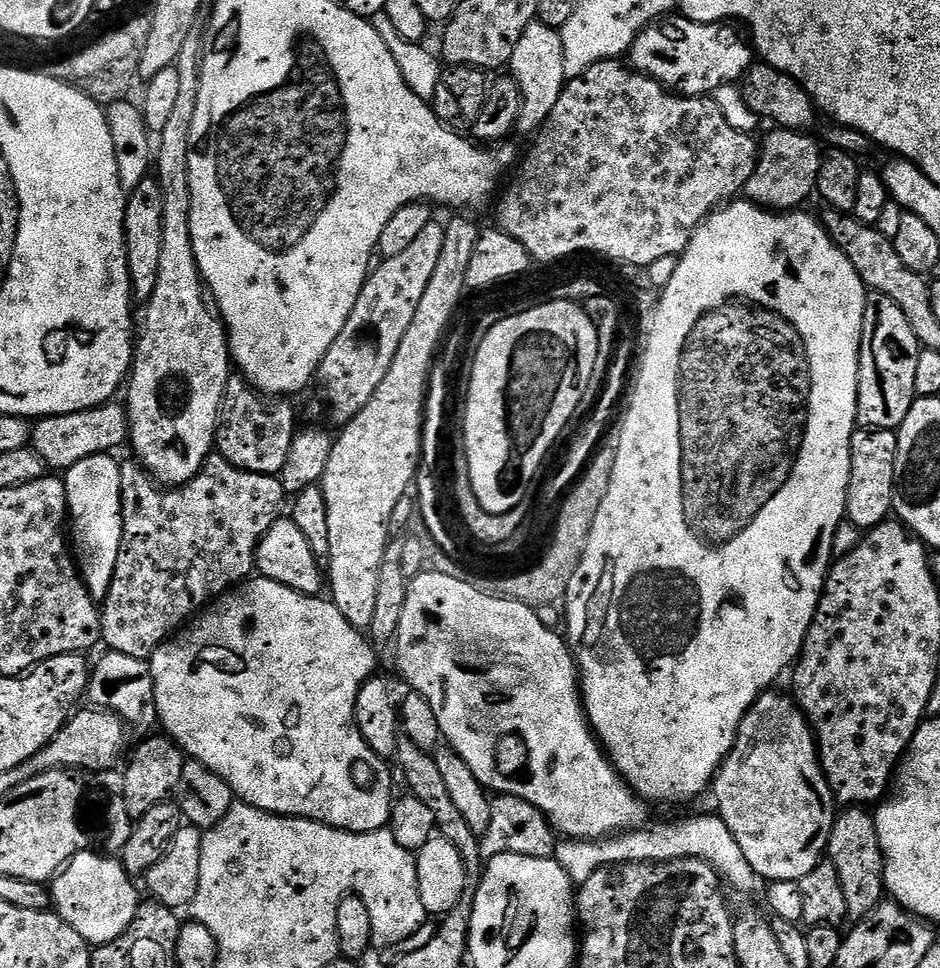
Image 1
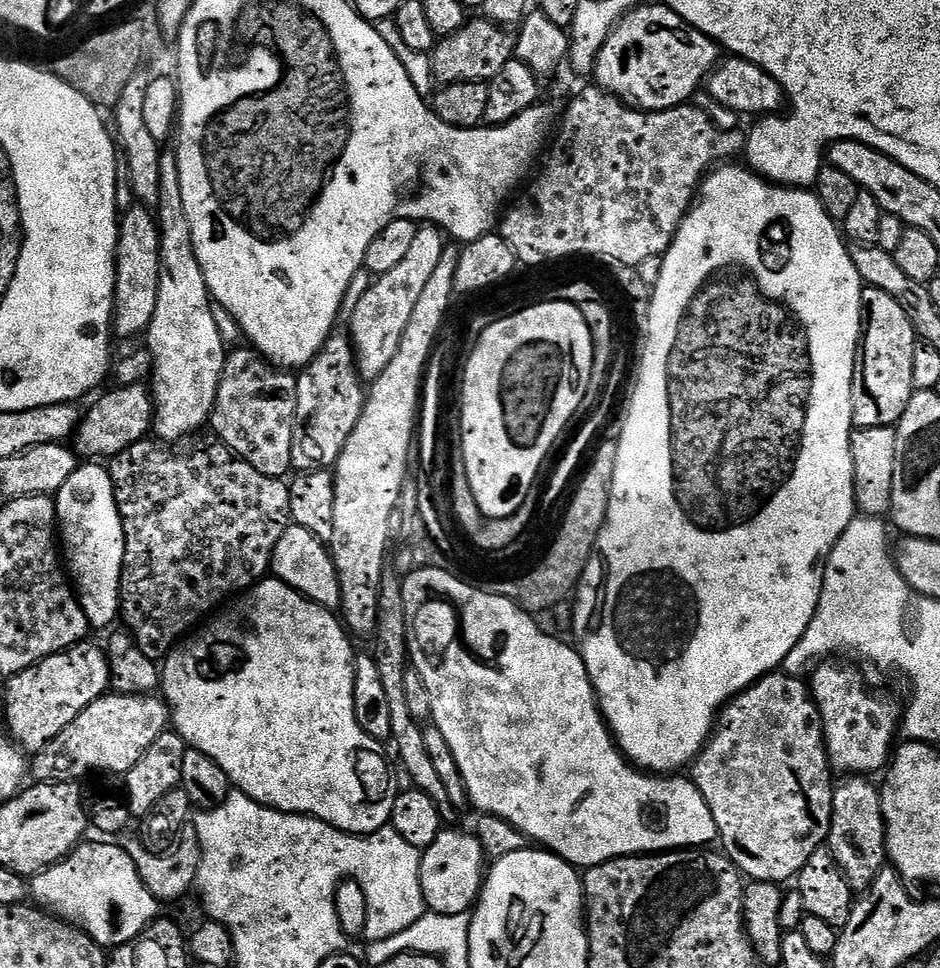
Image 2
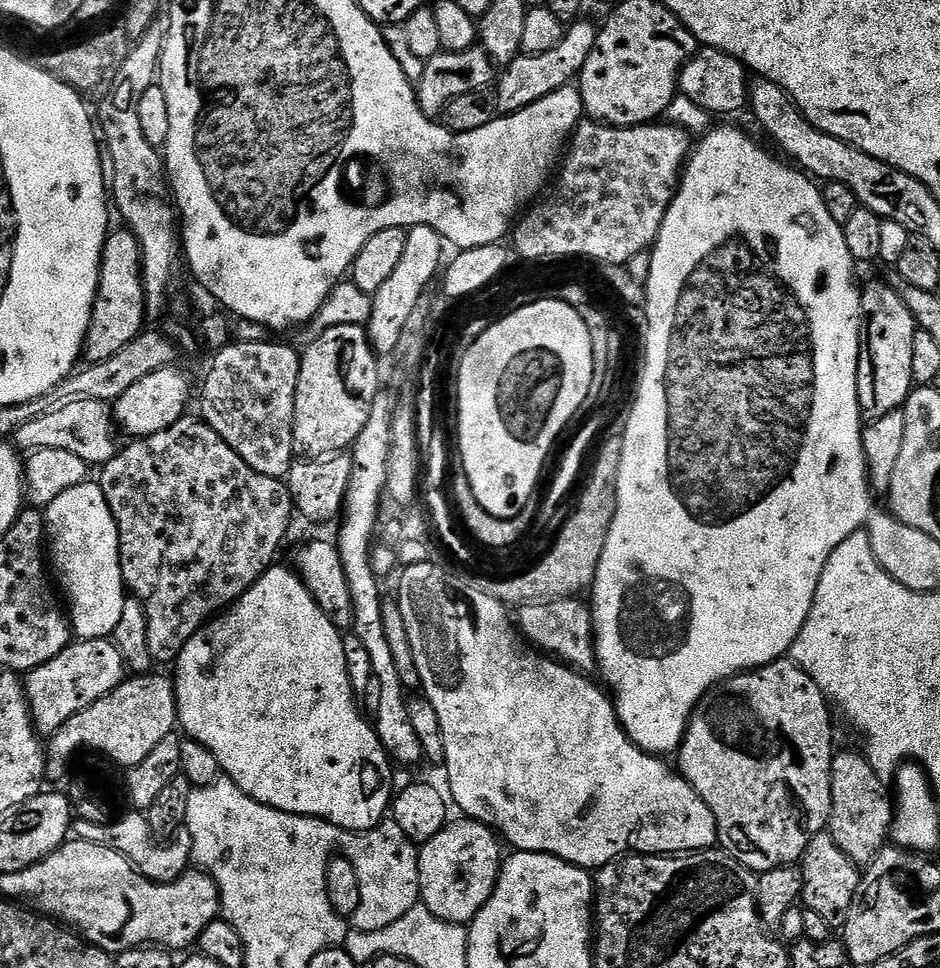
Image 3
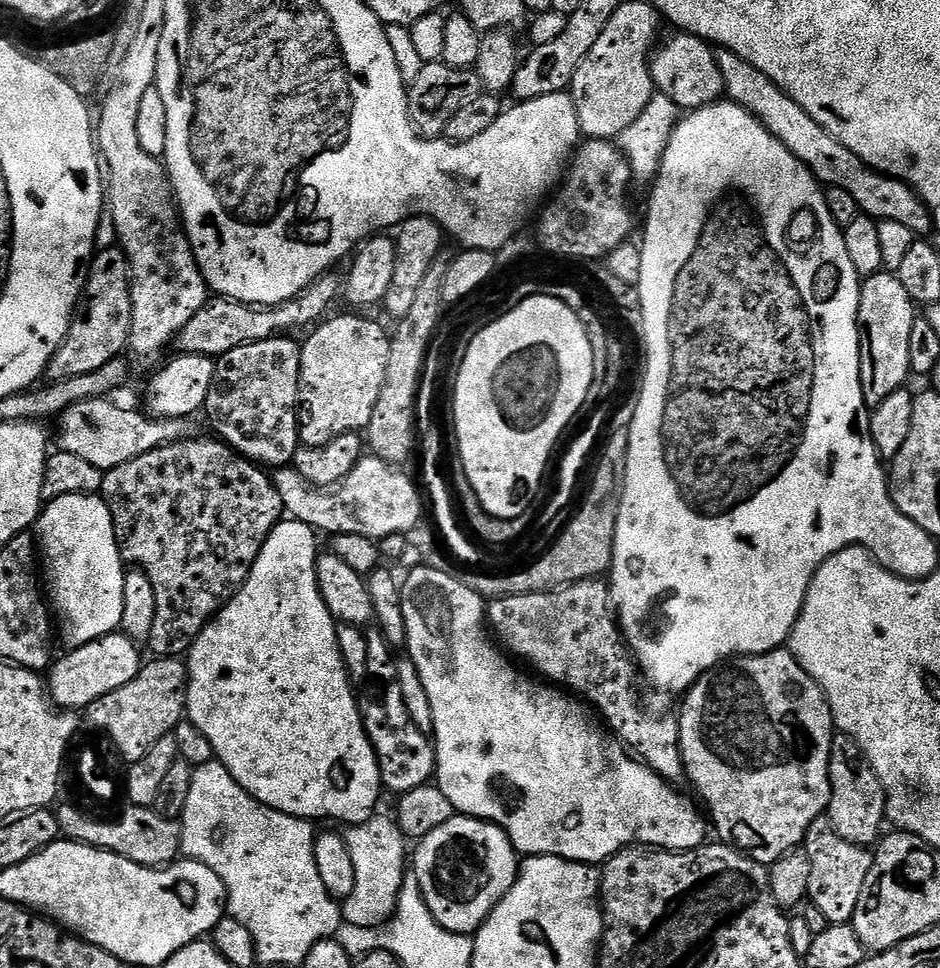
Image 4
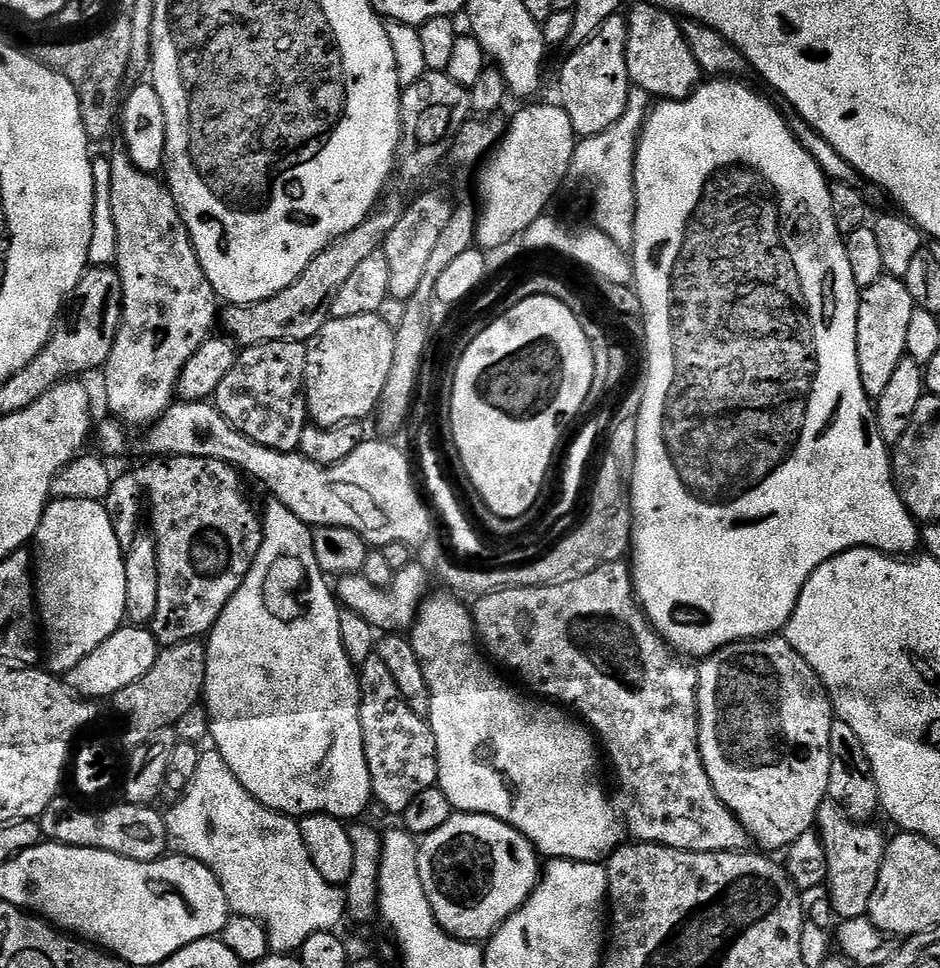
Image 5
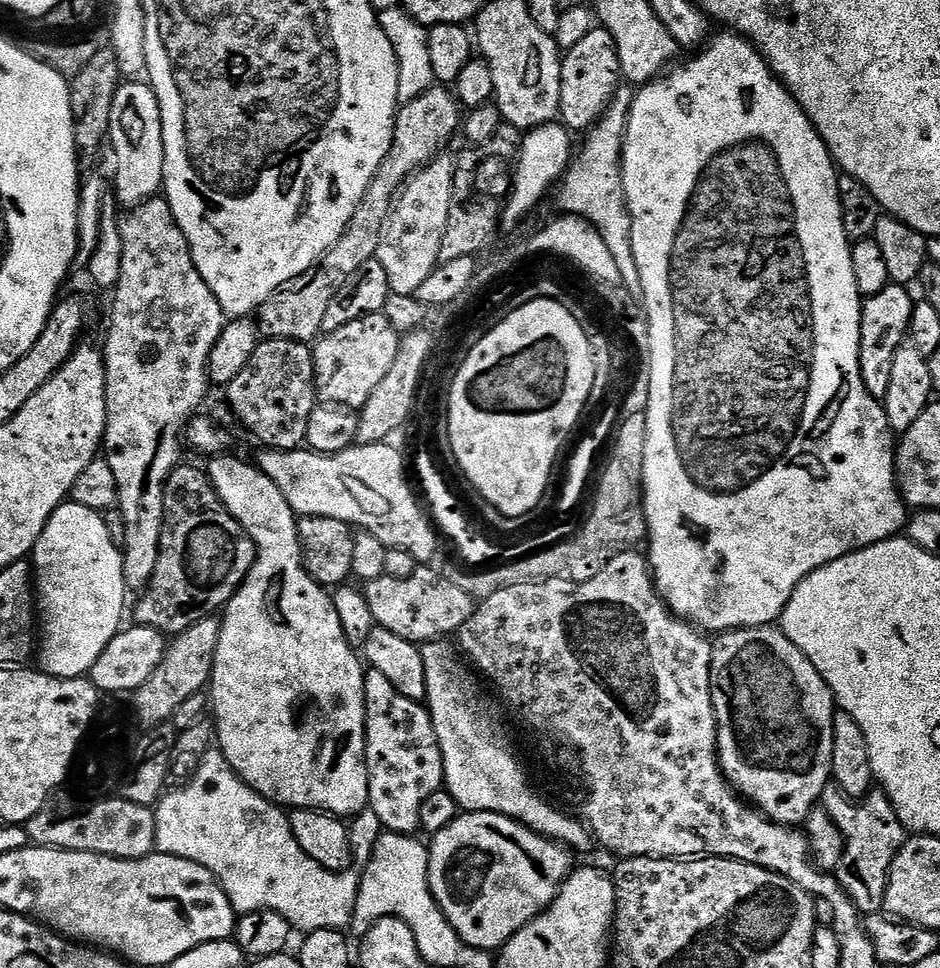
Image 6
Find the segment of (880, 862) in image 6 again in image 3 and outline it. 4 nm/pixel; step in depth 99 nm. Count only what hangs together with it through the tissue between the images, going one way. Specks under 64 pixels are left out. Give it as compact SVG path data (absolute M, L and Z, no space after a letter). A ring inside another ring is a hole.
M827 830L810 838L810 846L804 851L798 867L802 878L803 907L826 918L826 922L834 930L843 929L850 914L850 906L854 906L861 869L842 850L838 850L838 842L834 842L831 832Z

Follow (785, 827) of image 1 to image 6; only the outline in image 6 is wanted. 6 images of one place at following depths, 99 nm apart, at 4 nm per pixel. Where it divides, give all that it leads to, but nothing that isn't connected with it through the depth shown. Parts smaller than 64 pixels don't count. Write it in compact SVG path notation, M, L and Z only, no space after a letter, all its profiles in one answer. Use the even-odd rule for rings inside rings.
M776 626L762 628L733 628L730 632L721 632L715 637L712 645L712 661L710 662L710 690L712 691L712 705L716 715L716 754L720 757L720 771L724 773L725 780L747 803L763 812L769 820L776 824L789 826L803 825L809 813L820 802L822 790L830 783L832 774L832 743L834 742L834 718L838 705L832 692L826 686L822 674L814 670L810 658L786 638L786 634Z

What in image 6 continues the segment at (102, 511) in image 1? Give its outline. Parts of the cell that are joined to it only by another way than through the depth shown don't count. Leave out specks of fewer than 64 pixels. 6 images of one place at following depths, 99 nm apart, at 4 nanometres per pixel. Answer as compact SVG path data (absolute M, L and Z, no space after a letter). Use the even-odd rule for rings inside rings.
M71 502L62 503L58 506L58 510L54 510L54 514L50 514L50 522L46 522L35 548L30 553L30 563L34 569L34 604L38 609L39 667L48 675L57 676L60 680L79 680L87 677L91 673L94 662L98 662L98 654L102 654L102 650L106 650L106 646L122 628L120 619L124 616L124 596L126 597L124 579L122 578L122 548L117 537L116 540L112 537L112 532L108 529L108 524L104 519L105 517L101 513L86 510L86 506L78 506Z

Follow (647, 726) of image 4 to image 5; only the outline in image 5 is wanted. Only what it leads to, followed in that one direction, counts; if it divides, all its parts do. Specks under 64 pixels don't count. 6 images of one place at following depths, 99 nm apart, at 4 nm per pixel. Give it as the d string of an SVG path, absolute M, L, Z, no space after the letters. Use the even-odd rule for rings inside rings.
M616 560L613 564L598 566L590 574L582 578L574 578L574 582L562 582L558 586L538 586L537 588L502 588L499 592L487 592L479 597L471 609L472 623L476 625L479 643L486 649L501 669L509 668L529 693L543 698L548 702L555 702L565 709L571 710L583 723L587 724L594 733L597 741L602 745L603 755L612 763L616 776L620 779L620 788L628 799L628 805L622 808L622 816L626 821L626 832L633 841L642 844L661 844L667 848L677 848L687 852L739 852L749 847L748 831L738 822L738 818L714 794L714 786L710 786L710 778L702 766L702 754L698 746L698 678L699 671L691 668L683 655L677 654L657 634L652 623L648 621L639 600L636 599L636 587L632 584L632 569L624 560Z

